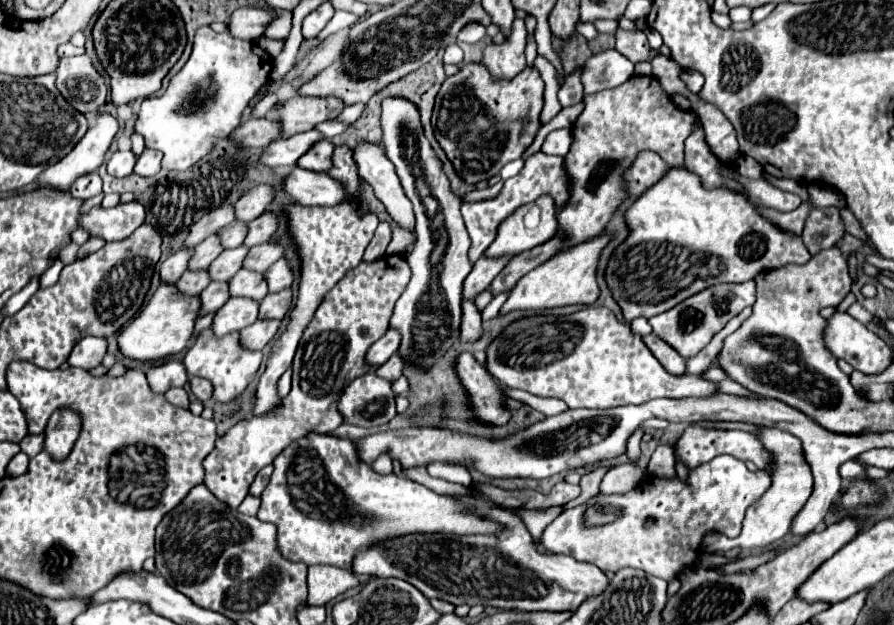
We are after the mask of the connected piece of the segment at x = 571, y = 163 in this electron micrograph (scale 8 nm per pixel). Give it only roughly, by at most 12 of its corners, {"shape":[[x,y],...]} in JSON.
{"shape":[[654,76],[584,96],[564,156],[566,246],[602,234],[642,150],[698,124]]}

